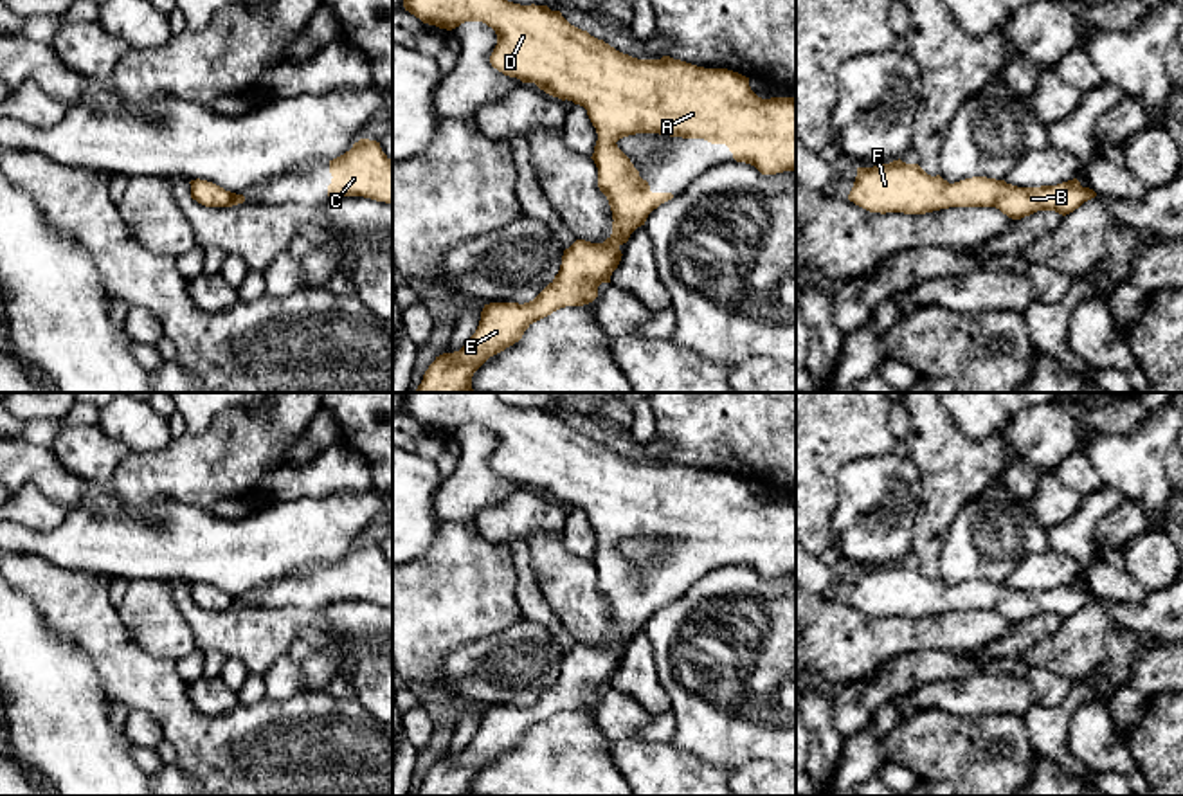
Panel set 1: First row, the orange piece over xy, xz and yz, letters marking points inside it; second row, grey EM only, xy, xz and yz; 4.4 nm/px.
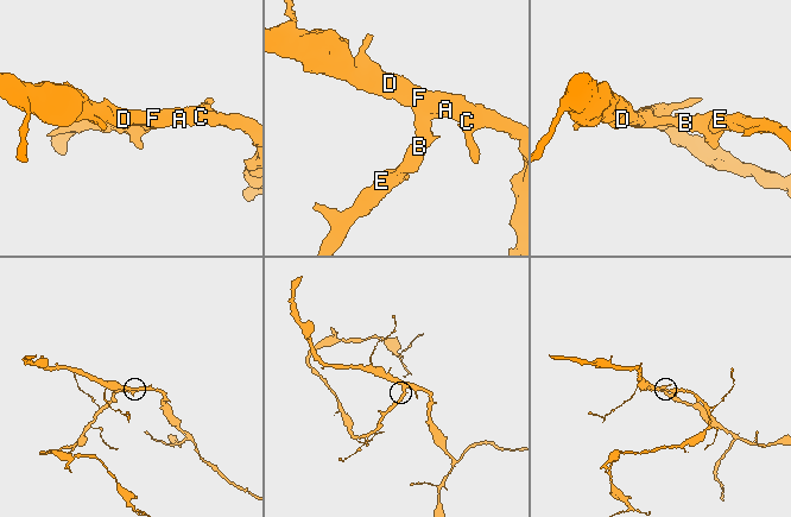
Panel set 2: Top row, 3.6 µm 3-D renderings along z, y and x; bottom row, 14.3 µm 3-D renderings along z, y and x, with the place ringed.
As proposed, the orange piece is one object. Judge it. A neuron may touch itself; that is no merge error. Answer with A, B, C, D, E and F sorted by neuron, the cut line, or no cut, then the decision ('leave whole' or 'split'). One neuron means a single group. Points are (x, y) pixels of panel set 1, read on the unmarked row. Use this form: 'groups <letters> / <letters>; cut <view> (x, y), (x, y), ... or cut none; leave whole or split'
groups A B C D E F; cut none; leave whole

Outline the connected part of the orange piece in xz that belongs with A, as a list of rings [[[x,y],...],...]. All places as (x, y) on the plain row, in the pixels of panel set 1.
[[[405,393],[403,411],[423,427],[452,434],[465,425],[483,425],[497,438],[490,459],[493,472],[522,486],[535,486],[546,497],[573,504],[587,513],[598,544],[592,564],[598,591],[612,614],[612,638],[603,647],[576,643],[564,654],[555,683],[529,706],[490,706],[470,744],[454,756],[443,756],[429,769],[414,796],[472,796],[474,776],[493,758],[519,746],[537,724],[565,710],[583,710],[598,701],[598,690],[610,686],[621,665],[619,650],[645,629],[648,618],[673,602],[652,596],[618,544],[636,537],[659,537],[682,542],[704,542],[726,547],[736,565],[754,569],[762,578],[796,574],[796,501],[758,501],[749,481],[727,472],[704,472],[670,459],[637,463],[623,457],[571,429],[560,414],[547,409],[508,405],[495,393]]]

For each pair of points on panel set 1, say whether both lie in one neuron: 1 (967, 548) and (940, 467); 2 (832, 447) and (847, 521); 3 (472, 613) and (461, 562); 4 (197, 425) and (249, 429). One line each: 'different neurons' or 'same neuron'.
1: different neurons
2: different neurons
3: same neuron
4: different neurons

